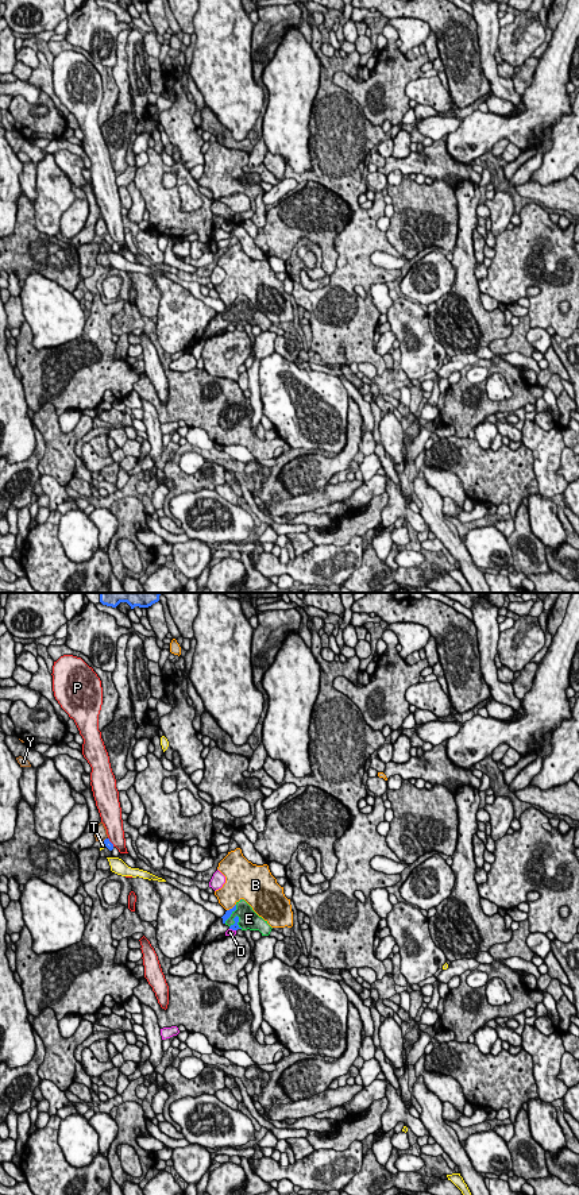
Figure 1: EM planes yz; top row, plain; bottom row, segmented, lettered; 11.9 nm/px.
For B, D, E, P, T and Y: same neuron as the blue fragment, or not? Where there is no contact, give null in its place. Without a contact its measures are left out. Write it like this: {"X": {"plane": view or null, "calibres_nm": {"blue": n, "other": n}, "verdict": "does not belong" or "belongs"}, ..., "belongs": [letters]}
{"B": {"plane": "yz", "calibres_nm": {"blue": 70, "other": 300}, "verdict": "does not belong"}, "D": {"plane": "yz", "calibres_nm": {"blue": 90, "other": 90}, "verdict": "does not belong"}, "E": {"plane": "yz", "calibres_nm": {"blue": 90, "other": 220}, "verdict": "belongs"}, "P": {"plane": "yz", "calibres_nm": {"blue": 90, "other": 240}, "verdict": "does not belong"}, "T": {"plane": "yz", "calibres_nm": {"blue": 90, "other": 60}, "verdict": "does not belong"}, "Y": {"plane": "yz", "calibres_nm": {"blue": 90, "other": 140}, "verdict": "does not belong"}, "belongs": ["E"]}

